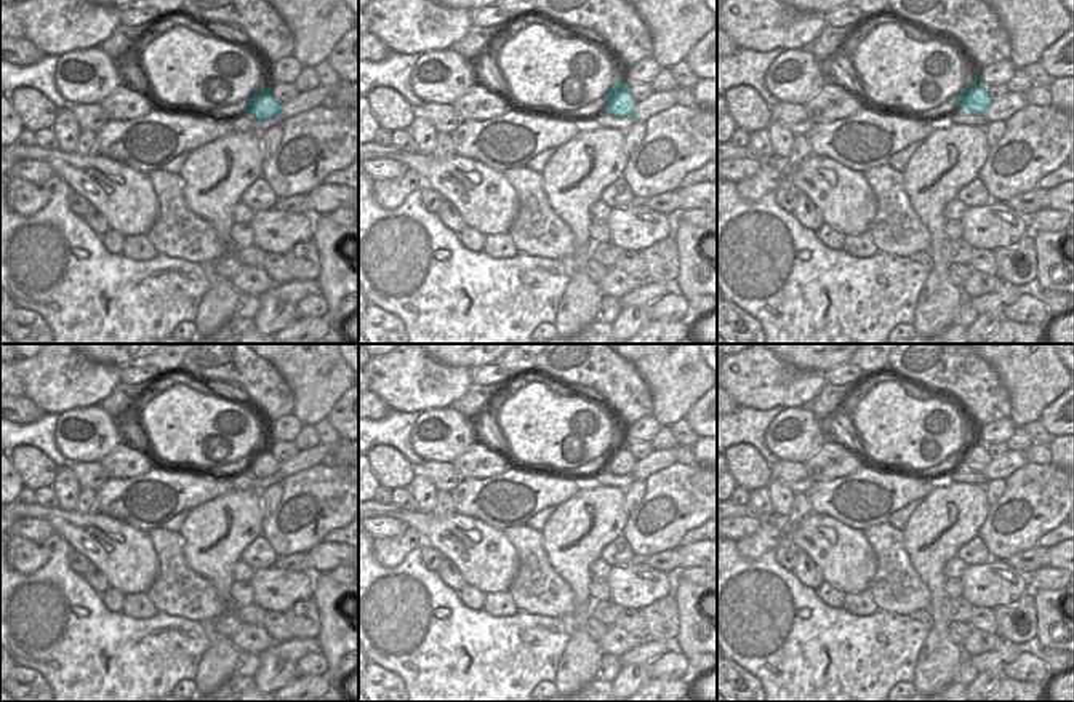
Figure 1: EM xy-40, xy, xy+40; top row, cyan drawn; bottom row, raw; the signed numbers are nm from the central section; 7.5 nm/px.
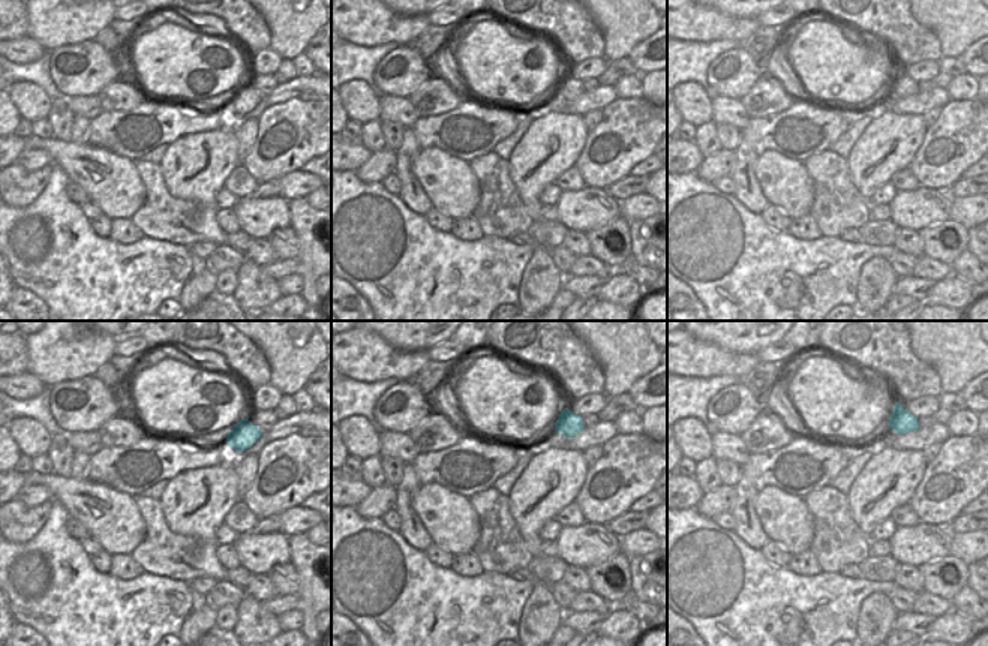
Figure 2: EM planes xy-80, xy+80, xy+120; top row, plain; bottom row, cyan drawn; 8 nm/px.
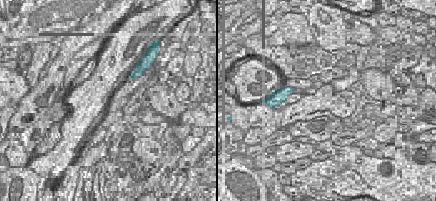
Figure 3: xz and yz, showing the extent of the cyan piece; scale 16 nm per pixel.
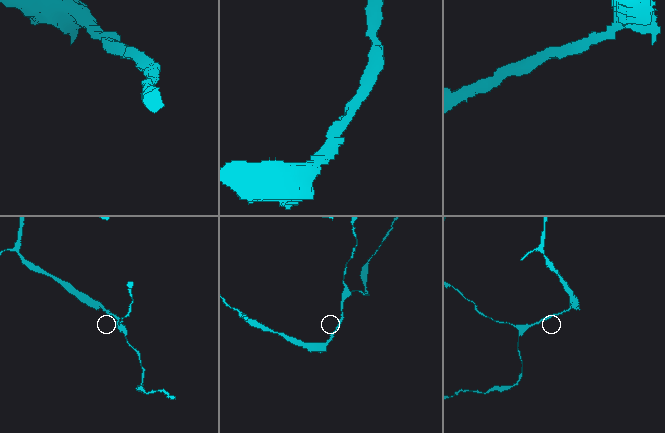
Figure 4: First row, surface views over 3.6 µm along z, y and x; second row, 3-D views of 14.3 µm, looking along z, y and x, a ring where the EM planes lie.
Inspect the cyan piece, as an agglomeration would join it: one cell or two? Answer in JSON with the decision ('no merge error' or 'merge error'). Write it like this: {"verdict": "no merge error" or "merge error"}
{"verdict": "no merge error"}

